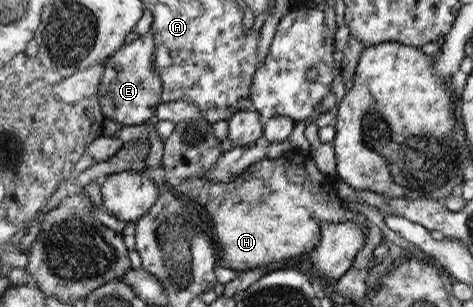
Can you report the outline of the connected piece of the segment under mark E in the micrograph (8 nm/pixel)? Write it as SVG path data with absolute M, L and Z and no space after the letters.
M149 31L139 35L128 45L122 46L106 60L101 87L97 92L101 111L106 119L112 119L123 126L140 124L154 116L157 106L162 103L163 85L153 65L154 49L153 34Z

